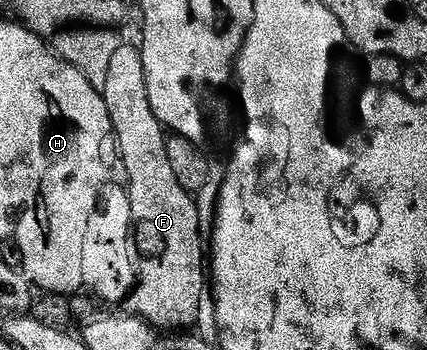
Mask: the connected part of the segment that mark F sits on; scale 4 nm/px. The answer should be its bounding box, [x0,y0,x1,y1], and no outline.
[103,43,207,331]

